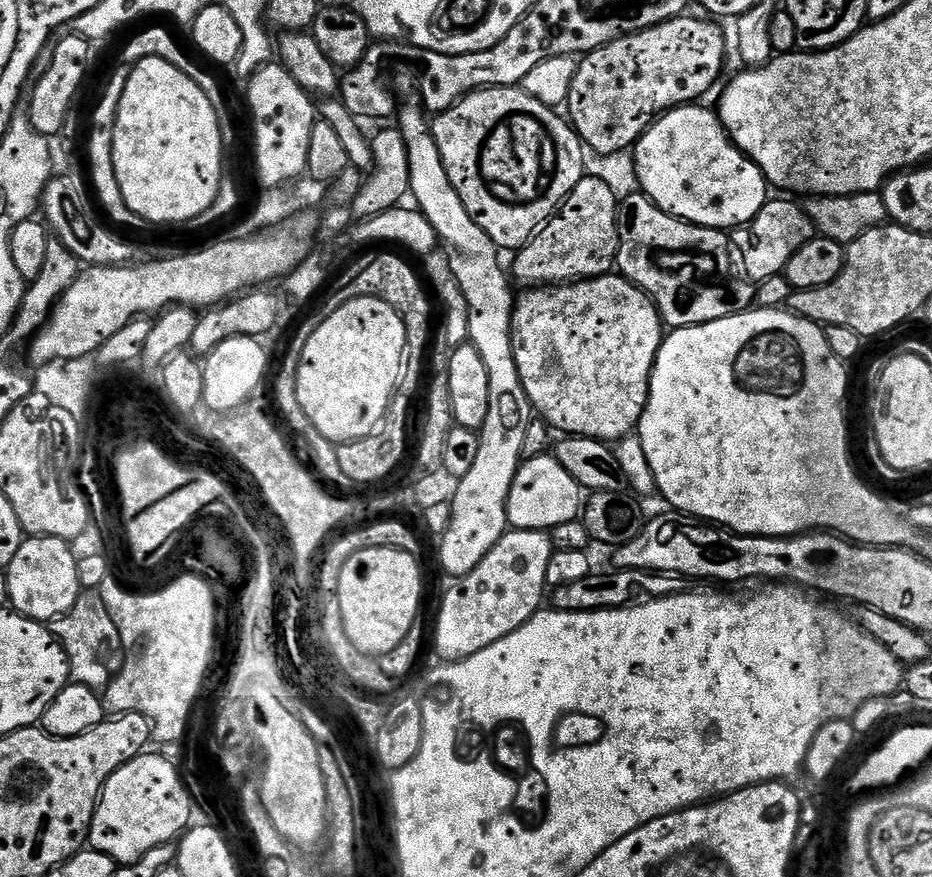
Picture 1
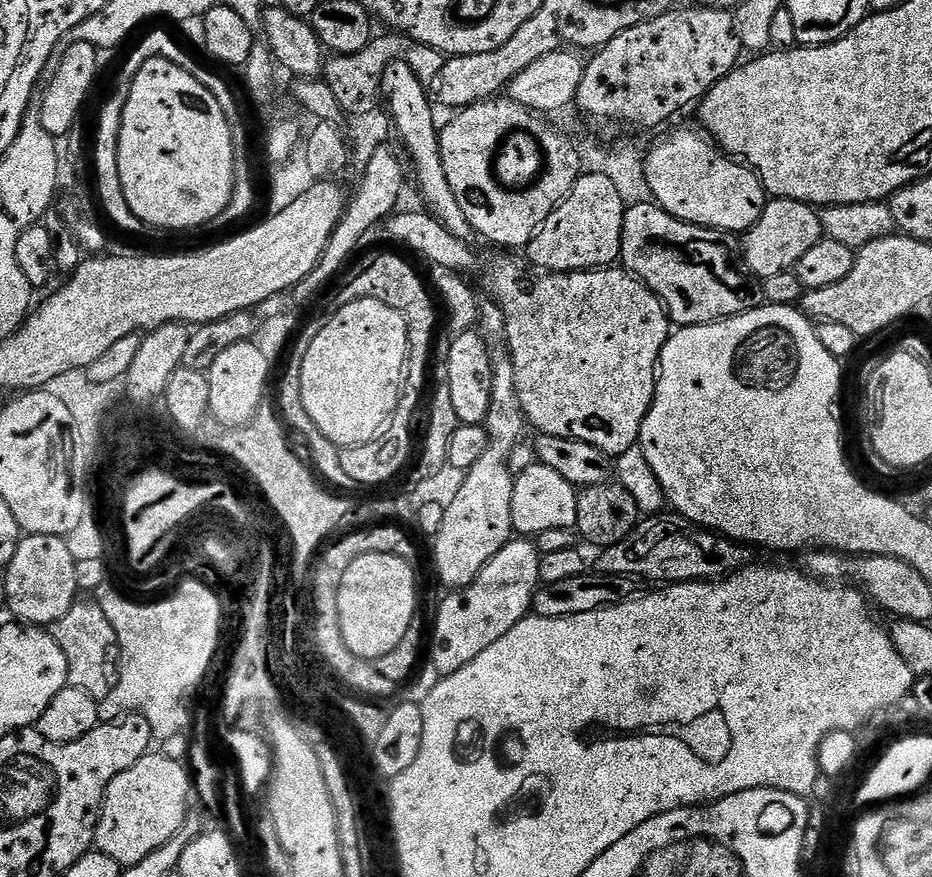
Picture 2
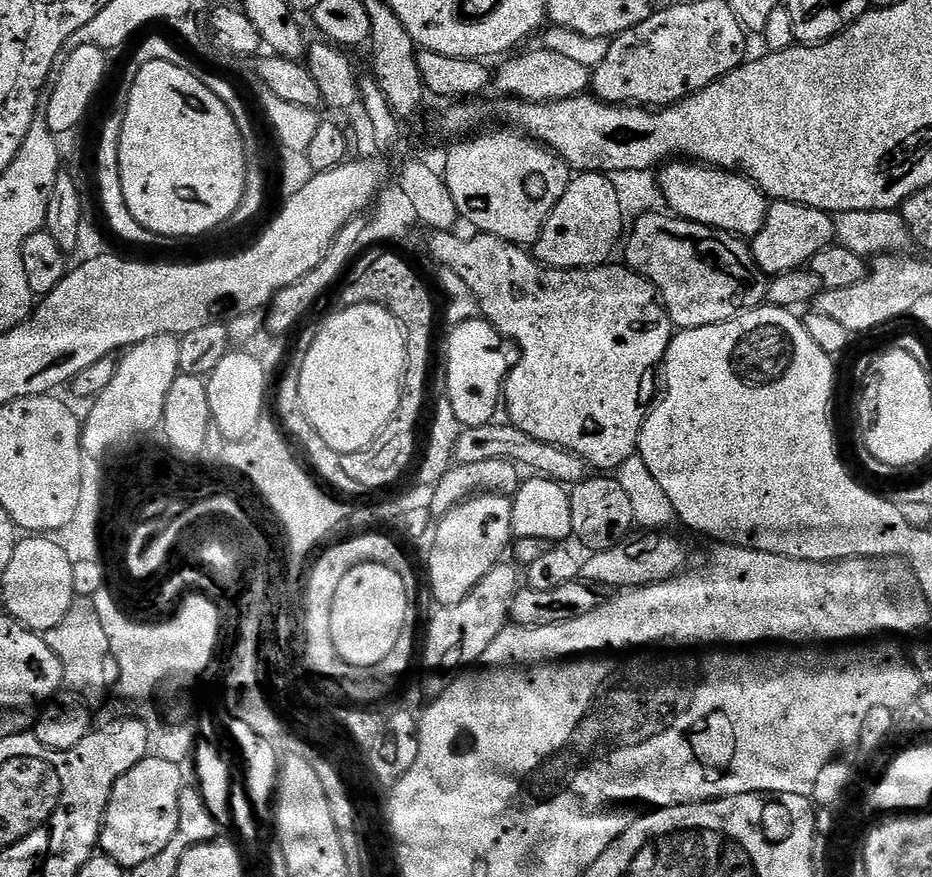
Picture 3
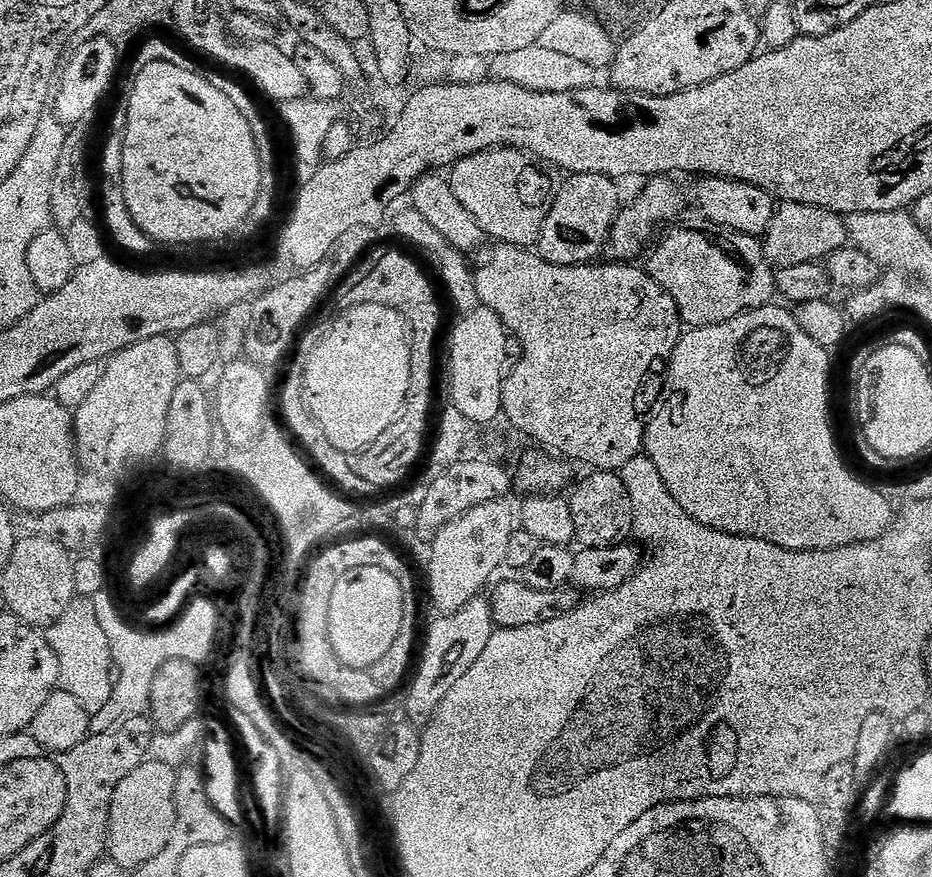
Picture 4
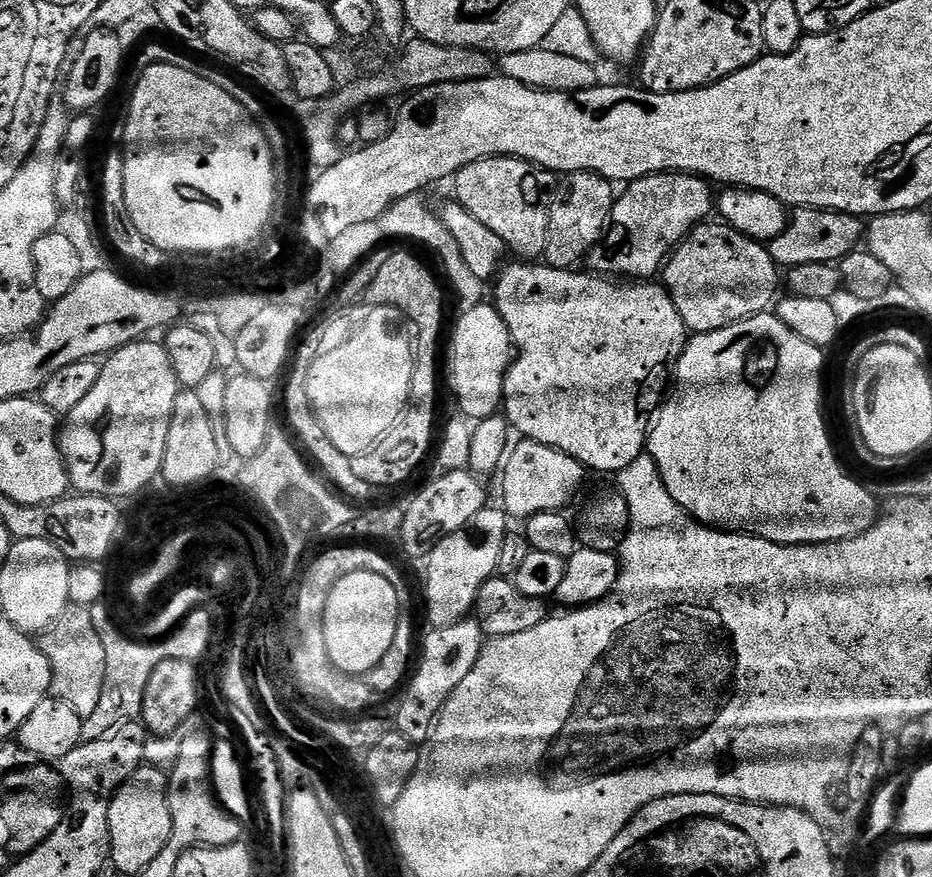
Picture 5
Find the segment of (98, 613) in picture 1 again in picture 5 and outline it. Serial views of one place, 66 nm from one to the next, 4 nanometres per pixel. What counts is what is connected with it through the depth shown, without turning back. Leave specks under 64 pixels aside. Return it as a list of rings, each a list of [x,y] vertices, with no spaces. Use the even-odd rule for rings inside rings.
[[[69,603],[58,622],[39,637],[38,643],[52,667],[51,695],[69,703],[79,716],[94,714],[106,682],[106,650],[98,630],[94,630],[91,608]]]

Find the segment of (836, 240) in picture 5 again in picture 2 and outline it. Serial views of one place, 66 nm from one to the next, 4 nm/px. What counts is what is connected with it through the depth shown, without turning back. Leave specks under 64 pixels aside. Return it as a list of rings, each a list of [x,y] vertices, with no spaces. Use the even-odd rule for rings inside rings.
[[[769,199],[758,222],[742,236],[744,263],[761,281],[774,278],[774,274],[791,272],[797,262],[818,242],[825,239],[820,212],[811,204],[797,200]]]

